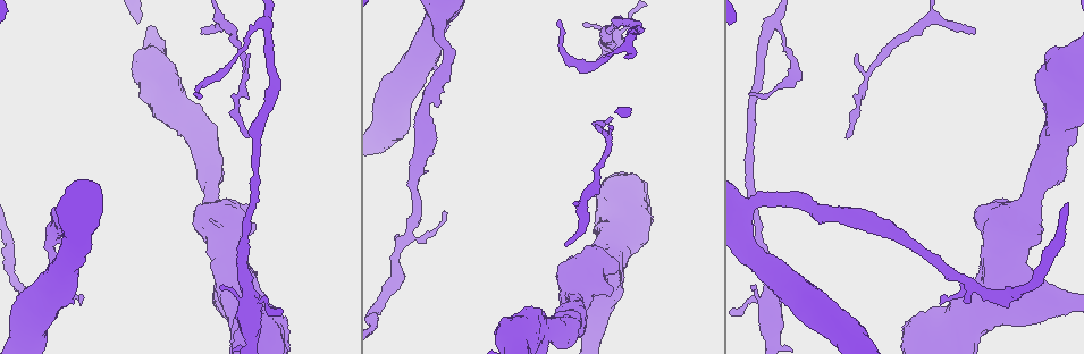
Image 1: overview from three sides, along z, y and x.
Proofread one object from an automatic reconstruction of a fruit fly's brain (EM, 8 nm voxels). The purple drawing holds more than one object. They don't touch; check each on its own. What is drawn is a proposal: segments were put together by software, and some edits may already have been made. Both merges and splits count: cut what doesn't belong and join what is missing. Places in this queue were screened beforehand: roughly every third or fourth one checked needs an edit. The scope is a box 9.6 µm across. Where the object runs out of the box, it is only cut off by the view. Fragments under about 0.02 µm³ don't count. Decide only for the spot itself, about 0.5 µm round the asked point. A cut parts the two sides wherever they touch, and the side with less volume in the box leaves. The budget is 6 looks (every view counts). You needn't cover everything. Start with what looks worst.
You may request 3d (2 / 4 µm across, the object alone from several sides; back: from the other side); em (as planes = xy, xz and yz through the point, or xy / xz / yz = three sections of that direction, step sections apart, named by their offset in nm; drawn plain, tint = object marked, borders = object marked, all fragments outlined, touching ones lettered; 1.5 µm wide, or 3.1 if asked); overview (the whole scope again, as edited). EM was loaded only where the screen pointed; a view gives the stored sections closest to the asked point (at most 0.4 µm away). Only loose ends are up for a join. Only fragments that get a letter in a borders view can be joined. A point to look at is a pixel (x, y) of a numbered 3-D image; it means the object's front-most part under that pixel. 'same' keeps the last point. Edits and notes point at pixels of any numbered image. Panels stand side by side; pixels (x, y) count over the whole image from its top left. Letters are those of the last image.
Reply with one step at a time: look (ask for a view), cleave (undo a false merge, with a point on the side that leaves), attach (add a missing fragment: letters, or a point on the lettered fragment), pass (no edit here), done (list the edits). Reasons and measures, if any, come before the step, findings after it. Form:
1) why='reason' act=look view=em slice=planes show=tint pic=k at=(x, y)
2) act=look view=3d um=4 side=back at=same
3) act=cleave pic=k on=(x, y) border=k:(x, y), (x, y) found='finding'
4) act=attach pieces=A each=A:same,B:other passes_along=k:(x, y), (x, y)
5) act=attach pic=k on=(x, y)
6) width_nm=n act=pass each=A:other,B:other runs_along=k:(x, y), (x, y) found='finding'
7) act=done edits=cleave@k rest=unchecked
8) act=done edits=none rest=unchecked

why='free end' act=look view=em slice=planes show=borders pic=1 at=(975, 31)

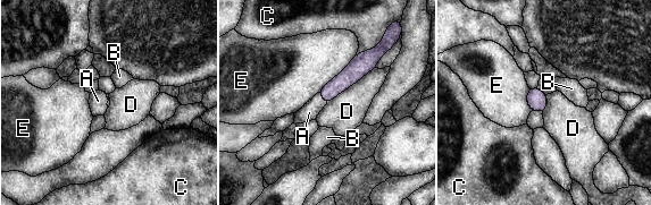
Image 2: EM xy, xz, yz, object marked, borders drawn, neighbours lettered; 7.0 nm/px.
act=attach pieces=A each=A:same,B:other,C:other,D:other,E:other passes_along=2:(349, 76), (323, 99), (309, 112) found='it goes on there'

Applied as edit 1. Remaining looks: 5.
act=look view=overview

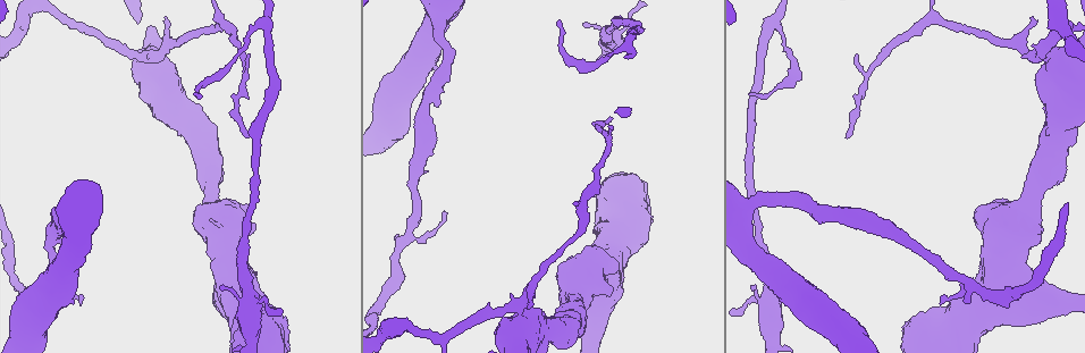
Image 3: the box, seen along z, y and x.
why='thin end' act=look view=em slice=xy step=8 show=borders pic=3 at=(442, 213)

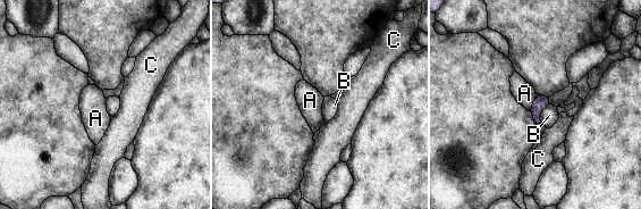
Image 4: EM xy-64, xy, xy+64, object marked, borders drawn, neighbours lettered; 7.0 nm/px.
act=look view=em slice=planes show=borders at=same

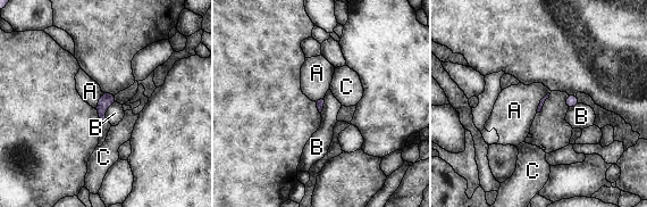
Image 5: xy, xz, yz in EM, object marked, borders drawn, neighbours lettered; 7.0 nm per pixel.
act=pass each=A:other,B:other,C:other border=5:(549, 92), (540, 100), (536, 112) found='no lettered fragment goes on from it'

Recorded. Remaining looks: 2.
act=done edits=attach@2 rest=unchecked

